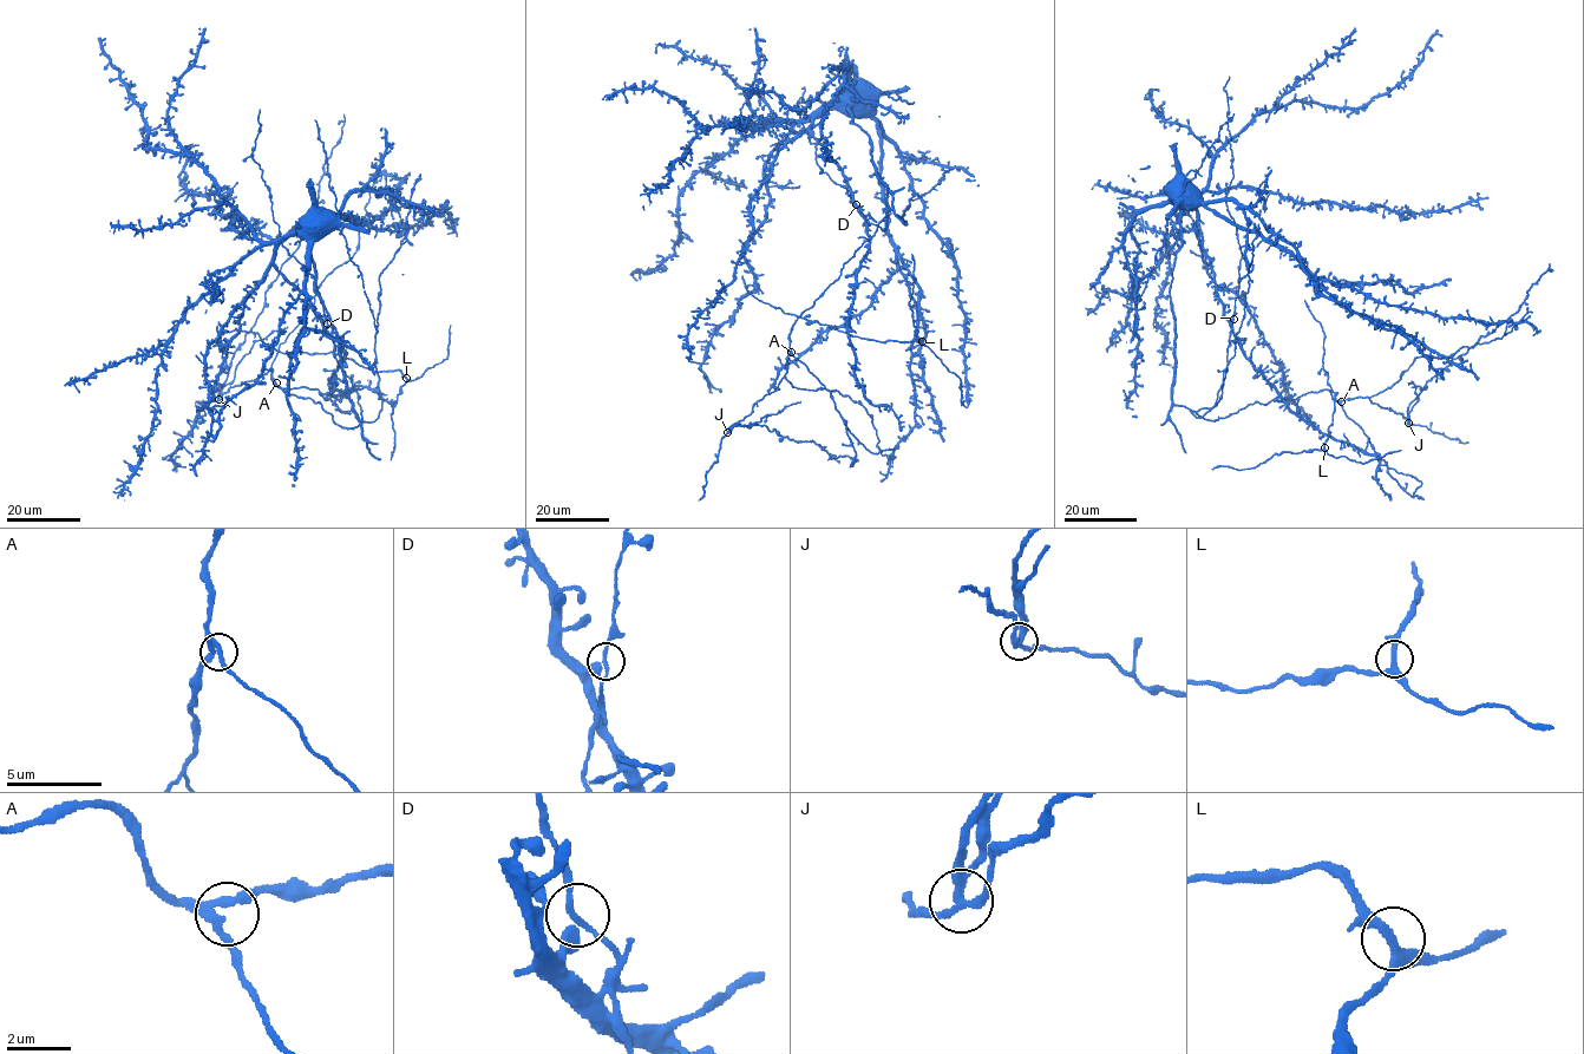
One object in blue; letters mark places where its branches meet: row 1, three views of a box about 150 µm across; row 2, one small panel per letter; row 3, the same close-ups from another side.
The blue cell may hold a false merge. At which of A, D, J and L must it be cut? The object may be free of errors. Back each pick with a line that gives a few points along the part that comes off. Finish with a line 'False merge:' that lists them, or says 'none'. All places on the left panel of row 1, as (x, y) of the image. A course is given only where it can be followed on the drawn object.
J: course (218, 399), (234, 354), (262, 312), (266, 290), (311, 227), (324, 164), (341, 136), (344, 113)
False merge: J

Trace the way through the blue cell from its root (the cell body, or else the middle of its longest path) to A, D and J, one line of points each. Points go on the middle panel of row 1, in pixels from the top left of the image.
A: (853, 89), (851, 123), (869, 136), (889, 210), (837, 279), (797, 320), (791, 352)
D: (853, 89), (816, 117), (810, 132), (840, 168), (856, 204)
J: (853, 89), (851, 123), (869, 136), (889, 210), (794, 323), (778, 387), (727, 432)

